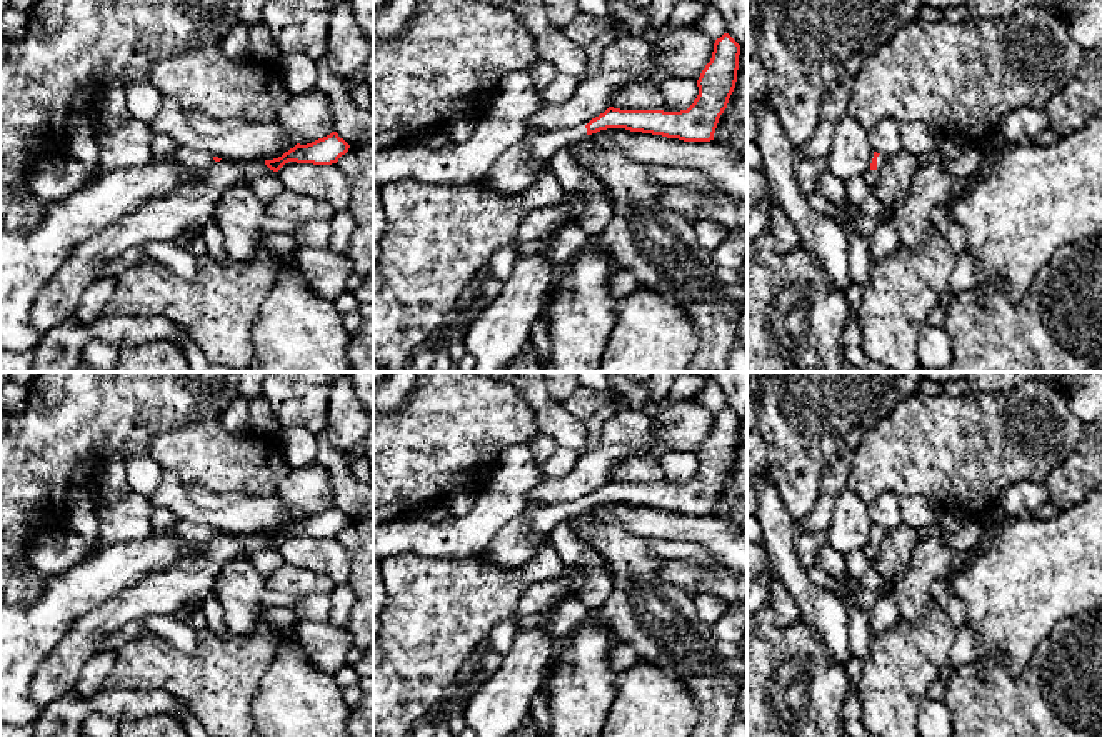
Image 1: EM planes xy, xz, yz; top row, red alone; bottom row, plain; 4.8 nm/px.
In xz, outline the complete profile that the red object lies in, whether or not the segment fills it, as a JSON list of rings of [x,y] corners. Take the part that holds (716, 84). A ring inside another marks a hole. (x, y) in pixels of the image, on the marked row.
[[[724,33],[714,43],[710,62],[702,70],[699,95],[687,110],[620,110],[609,107],[584,127],[532,135],[505,150],[488,170],[483,182],[493,190],[517,195],[538,175],[538,167],[572,142],[607,128],[625,128],[679,138],[684,142],[710,142],[720,115],[735,88],[740,45]]]

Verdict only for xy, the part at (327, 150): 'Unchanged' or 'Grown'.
Unchanged

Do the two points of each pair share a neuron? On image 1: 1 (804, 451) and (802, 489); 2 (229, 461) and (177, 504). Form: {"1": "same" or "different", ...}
{"1": "same", "2": "different"}

